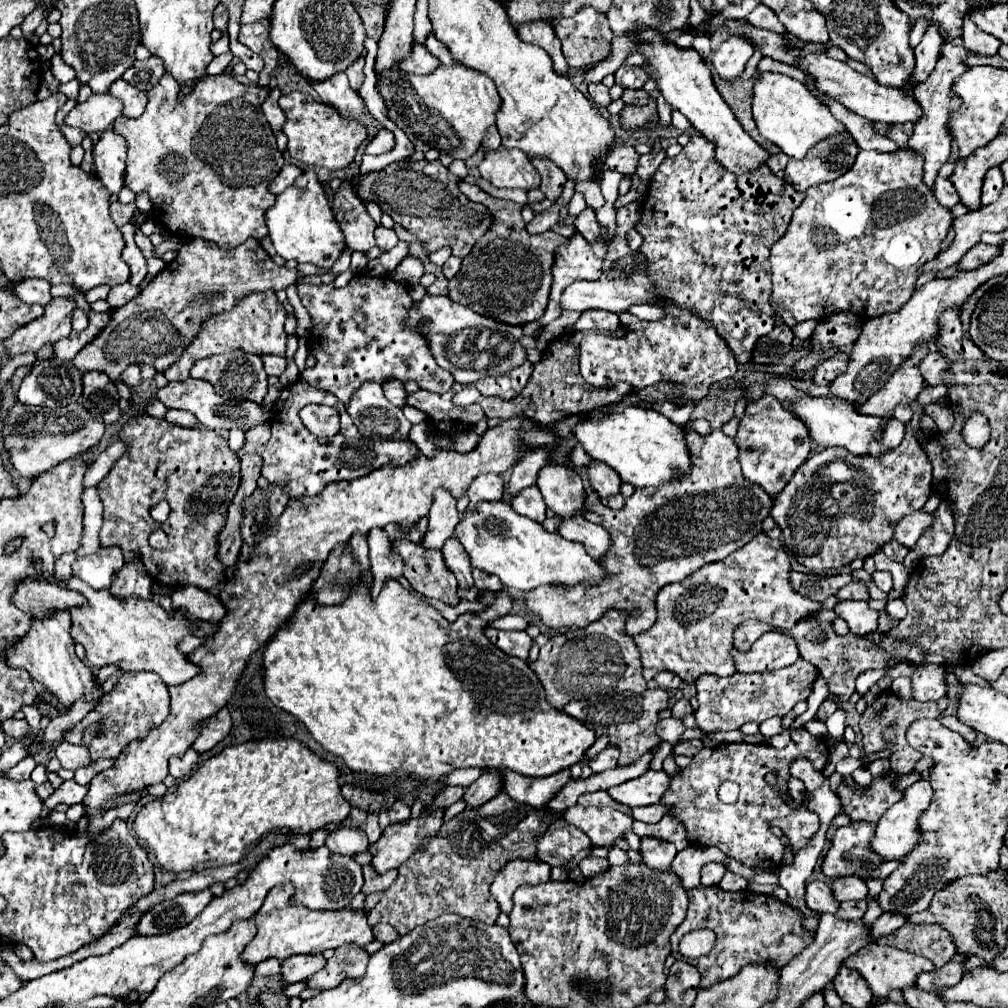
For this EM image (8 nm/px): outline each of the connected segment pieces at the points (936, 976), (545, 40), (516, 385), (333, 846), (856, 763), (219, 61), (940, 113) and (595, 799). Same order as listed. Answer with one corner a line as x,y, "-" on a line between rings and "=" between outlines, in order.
955,954
955,958
951,958
945,966
935,968
929,974
919,974
915,980
915,988
921,988
925,992
935,992
937,988
943,986
955,986
959,982
959,976
963,974
963,966
961,966
963,960
965,956
=
527,24
527,28
519,28
517,32
525,42
529,44
537,44
539,48
543,48
551,60
553,60
553,68
561,74
567,72
567,62
565,56
561,54
561,42
555,36
553,28
547,28
547,24
=
527,362
519,368
515,368
515,372
509,372
509,374
503,374
503,376
497,376
497,378
487,378
487,380
477,380
473,386
483,394
483,396
499,396
499,398
513,398
517,396
527,380
531,378
531,370
533,370
533,364
=
339,828
335,832
331,832
327,836
327,842
325,846
331,850
331,852
339,852
339,854
345,854
345,856
353,856
353,854
359,854
359,852
365,852
369,842
367,842
367,836
363,834
361,828
=
864,756
862,759
853,759
851,757
840,760
835,767
835,772
843,775
850,775
860,766
867,766
871,762
871,759
=
227,52
227,54
221,54
221,56
215,56
215,60
209,64
209,74
223,74
223,72
229,72
229,64
233,60
233,54
=
963,38
945,42
935,70
929,74
929,78
923,84
919,84
919,88
913,90
915,100
919,100
921,108
923,108
923,120
919,120
919,124
915,124
915,132
909,138
909,148
919,152
925,158
925,166
923,166
925,176
923,178
927,180
927,186
933,186
933,180
937,178
937,170
941,168
943,162
947,162
947,158
951,154
953,134
949,128
949,120
951,120
951,114
961,106
961,98
953,92
953,82
955,82
955,78
959,78
961,74
965,74
969,70
969,66
965,64
965,58
969,54
971,52
965,48
=
605,790
591,792
591,794
583,794
583,796
579,798
579,804
581,804
581,806
611,806
611,808
617,808
617,810
627,812
627,814
631,812
631,808
627,808
627,806
611,800
611,796
609,796

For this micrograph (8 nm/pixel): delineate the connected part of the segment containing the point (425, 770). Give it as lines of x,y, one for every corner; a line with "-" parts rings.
387,582
379,594
379,598
373,602
369,596
369,590
363,586
353,586
353,592
349,594
349,598
337,606
317,606
313,600
305,598
295,616
287,622
287,626
281,626
277,630
277,634
271,638
271,642
267,644
265,652
263,652
263,664
265,664
265,692
271,698
271,702
275,702
279,708
291,712
295,718
299,718
307,730
311,732
311,736
331,754
339,756
353,772
363,772
369,776
389,776
389,774
411,774
415,778
421,780
435,780
439,782
441,778
445,778
449,772
457,770
457,768
511,768
523,776
529,778
543,778
543,776
551,776
555,772
561,772
577,762
581,762
583,754
587,752
587,748
591,748
591,744
597,740
595,732
589,730
587,726
583,726
579,720
575,720
573,716
567,716
563,710
555,710
547,700
545,700
545,690
539,682
539,678
535,676
535,672
531,672
531,668
527,666
527,662
507,656
503,650
495,648
487,636
483,634
483,628
489,624
485,612
479,614
471,614
471,616
461,616
455,622
447,622
441,614
439,614
439,622
431,616
433,608
427,606
425,602
417,600
415,596
411,596
399,582

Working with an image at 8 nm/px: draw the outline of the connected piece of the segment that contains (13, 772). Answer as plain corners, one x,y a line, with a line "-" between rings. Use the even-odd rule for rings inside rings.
27,756
27,758
23,758
15,768
7,770
5,774
11,776
11,778
15,778
15,780
27,780
27,778
31,776
33,768
35,768
35,760
33,760
31,756

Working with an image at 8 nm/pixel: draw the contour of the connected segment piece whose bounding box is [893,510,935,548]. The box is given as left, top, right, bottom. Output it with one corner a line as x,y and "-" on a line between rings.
915,510
911,514
907,514
901,522
899,522
899,528
895,528
895,540
899,544
905,544
909,548
915,546
915,542
919,540
919,536
931,528
935,520
935,514
933,512
923,512
923,510

